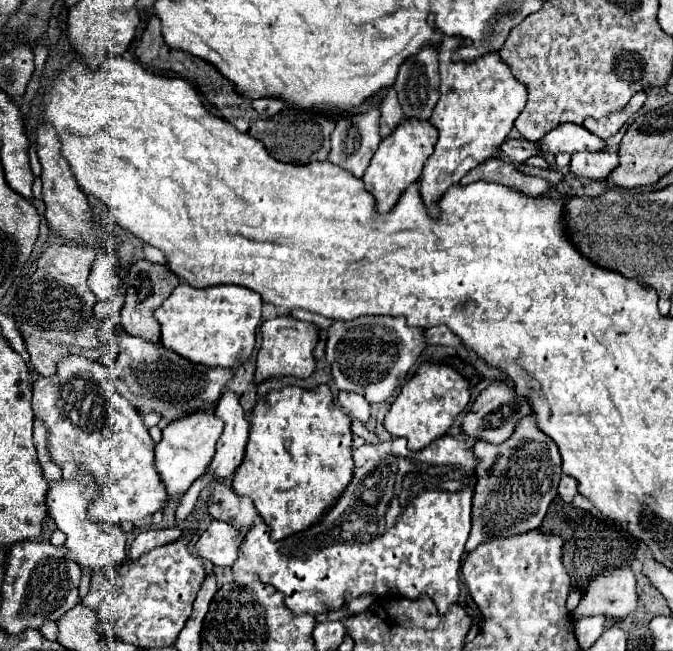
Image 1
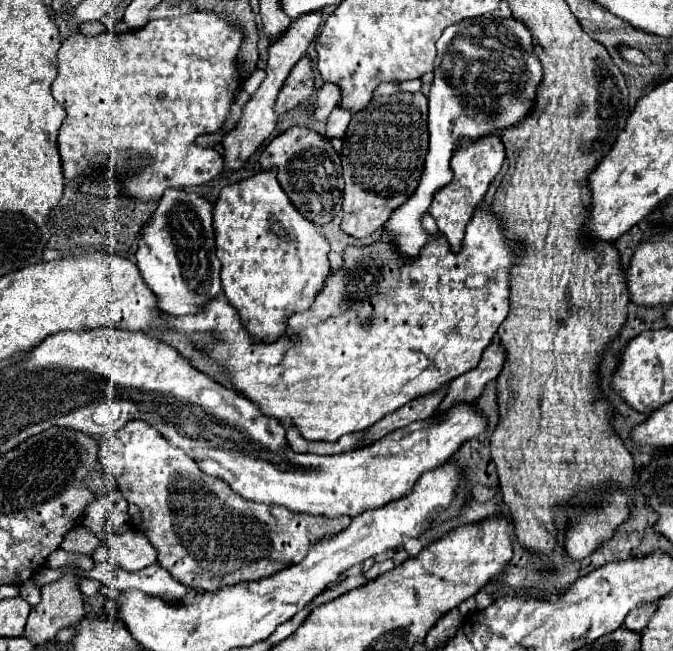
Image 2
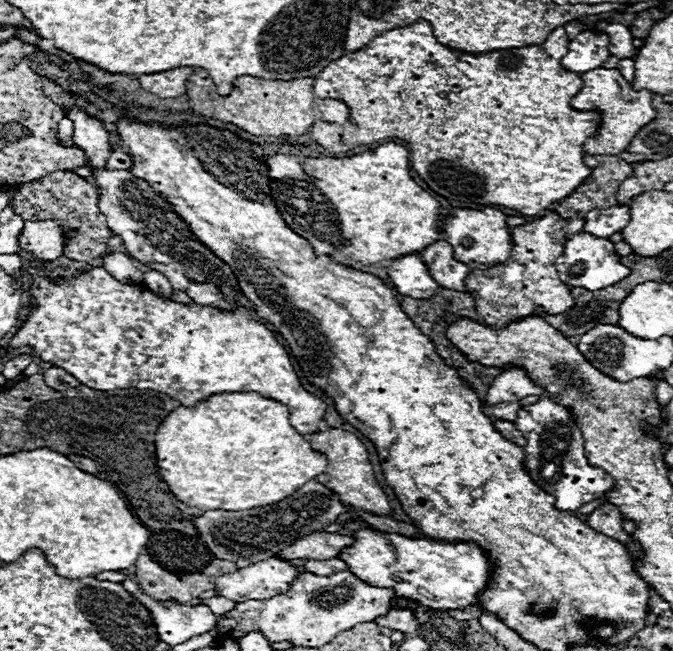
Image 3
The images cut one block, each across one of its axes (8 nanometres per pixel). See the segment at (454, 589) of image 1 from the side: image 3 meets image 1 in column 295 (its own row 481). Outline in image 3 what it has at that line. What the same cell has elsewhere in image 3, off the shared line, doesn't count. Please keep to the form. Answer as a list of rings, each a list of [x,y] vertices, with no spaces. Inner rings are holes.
[[[540,398],[536,404],[520,408],[514,424],[528,440],[528,446],[524,446],[528,474],[556,498],[558,510],[576,510],[602,498],[604,492],[612,488],[614,480],[604,470],[588,464],[588,458],[584,456],[582,432],[572,420],[568,408],[550,398]]]

